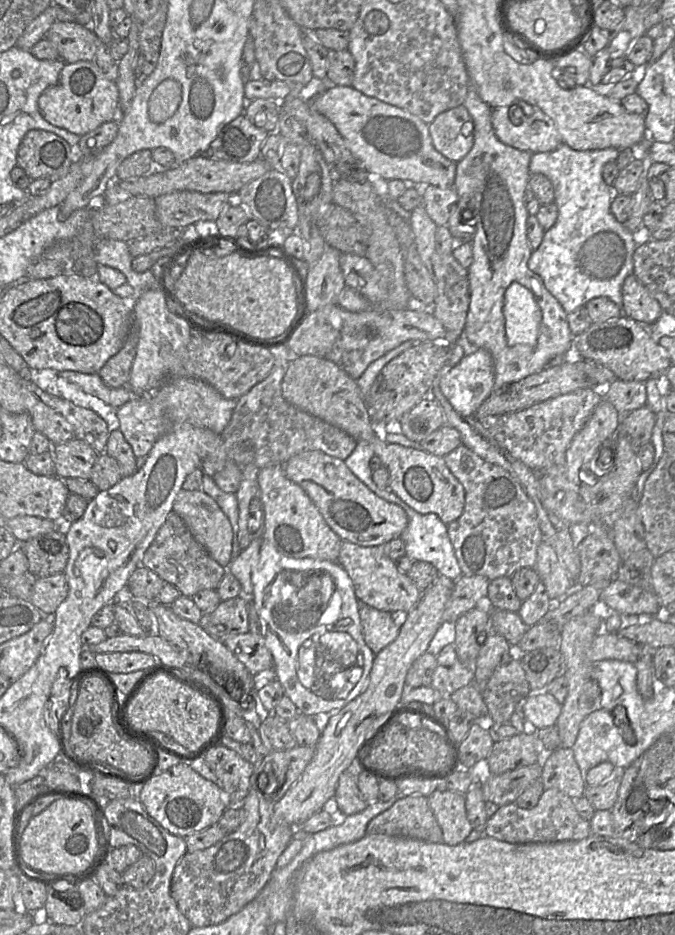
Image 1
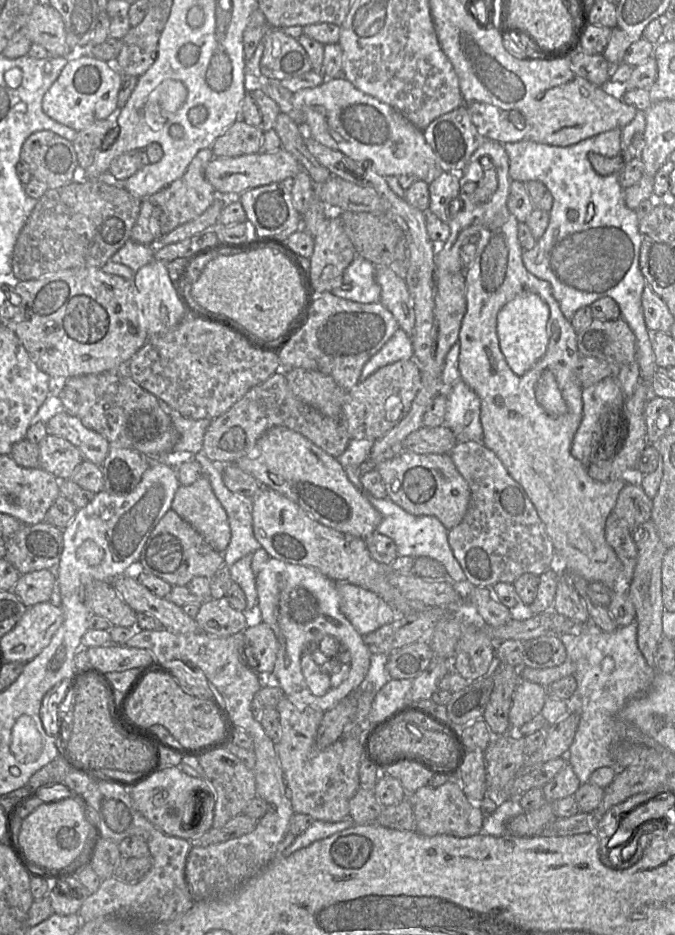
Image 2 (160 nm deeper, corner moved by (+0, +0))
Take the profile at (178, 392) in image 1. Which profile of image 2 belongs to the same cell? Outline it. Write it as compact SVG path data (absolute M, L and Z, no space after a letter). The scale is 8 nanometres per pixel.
M168 409L168 413L178 432L178 441L170 452L183 453L189 451L196 454L201 451L205 431L212 419L187 418L173 409Z

